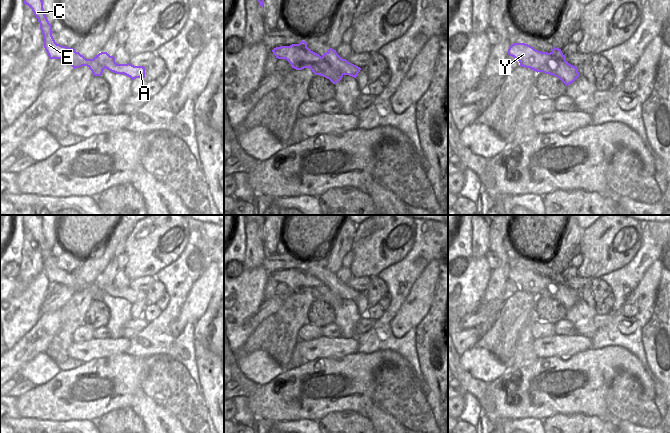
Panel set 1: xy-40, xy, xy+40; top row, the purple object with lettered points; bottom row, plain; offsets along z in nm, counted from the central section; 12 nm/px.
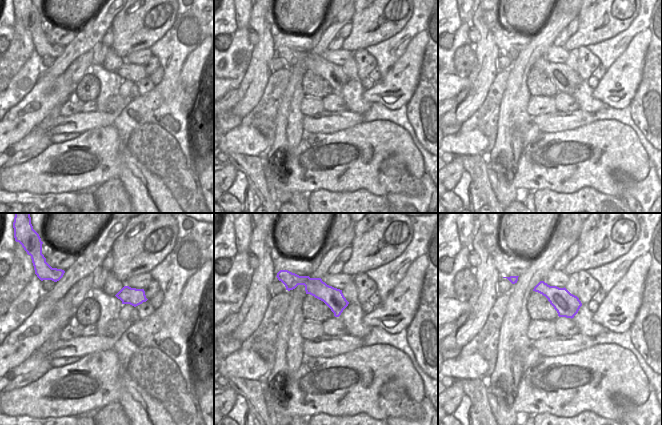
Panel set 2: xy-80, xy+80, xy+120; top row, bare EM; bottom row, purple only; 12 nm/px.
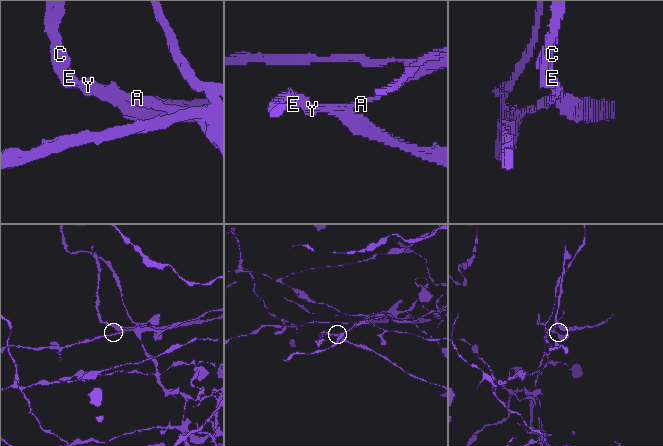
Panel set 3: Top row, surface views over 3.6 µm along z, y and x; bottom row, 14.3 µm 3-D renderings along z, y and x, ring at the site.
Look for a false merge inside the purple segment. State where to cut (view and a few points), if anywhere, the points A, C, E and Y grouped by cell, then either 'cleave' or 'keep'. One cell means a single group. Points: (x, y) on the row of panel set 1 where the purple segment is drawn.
xy (321, 57), (343, 74) | A / C E Y | cleave

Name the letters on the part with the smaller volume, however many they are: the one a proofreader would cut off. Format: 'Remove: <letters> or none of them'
Remove: C, E, Y

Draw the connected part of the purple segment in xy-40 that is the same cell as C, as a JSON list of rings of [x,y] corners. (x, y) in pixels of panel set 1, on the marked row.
[[[24,0],[24,4],[28,5],[40,24],[40,29],[43,34],[44,48],[50,59],[61,59],[70,64],[74,69],[82,66],[87,66],[93,73],[93,76],[101,76],[105,67],[100,64],[96,57],[86,59],[74,48],[69,48],[57,44],[52,36],[52,25],[49,23],[44,9],[42,0]]]

